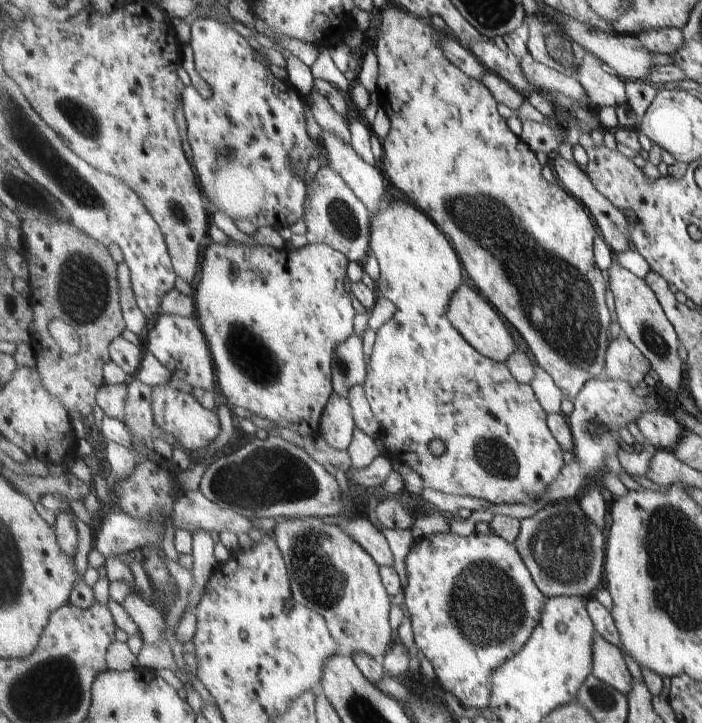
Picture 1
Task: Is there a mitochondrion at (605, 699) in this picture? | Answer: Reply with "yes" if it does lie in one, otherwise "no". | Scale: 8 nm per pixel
yes

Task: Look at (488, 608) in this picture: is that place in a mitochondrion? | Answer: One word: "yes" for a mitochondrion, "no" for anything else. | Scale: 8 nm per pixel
yes

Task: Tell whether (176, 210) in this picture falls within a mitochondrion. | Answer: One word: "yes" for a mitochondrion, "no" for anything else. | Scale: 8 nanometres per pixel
yes

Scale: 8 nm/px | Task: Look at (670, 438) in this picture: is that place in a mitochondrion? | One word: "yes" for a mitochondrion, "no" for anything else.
no

